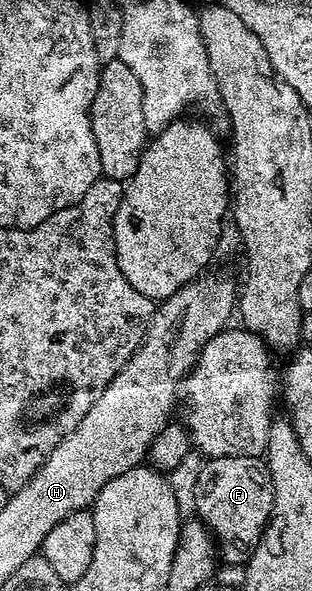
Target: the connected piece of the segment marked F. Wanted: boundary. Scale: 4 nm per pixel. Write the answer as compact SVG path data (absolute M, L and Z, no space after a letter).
M212 457L204 460L195 488L194 512L197 514L198 520L210 530L211 536L221 550L222 560L226 564L244 564L252 551L259 546L259 540L263 537L263 528L267 526L267 520L273 511L274 498L275 488L271 486L271 474L261 464L260 458Z

